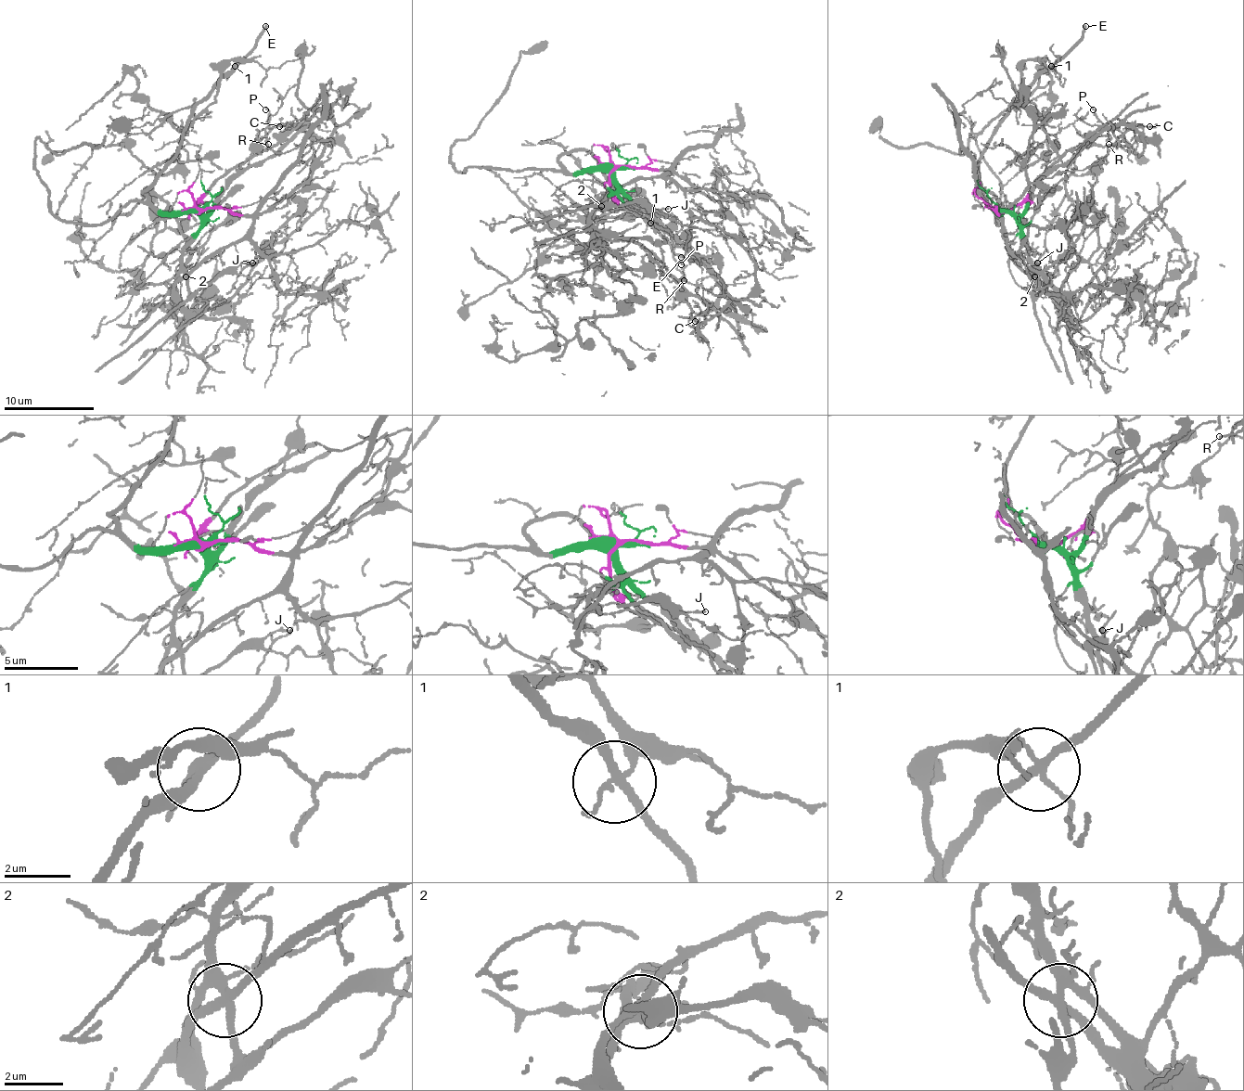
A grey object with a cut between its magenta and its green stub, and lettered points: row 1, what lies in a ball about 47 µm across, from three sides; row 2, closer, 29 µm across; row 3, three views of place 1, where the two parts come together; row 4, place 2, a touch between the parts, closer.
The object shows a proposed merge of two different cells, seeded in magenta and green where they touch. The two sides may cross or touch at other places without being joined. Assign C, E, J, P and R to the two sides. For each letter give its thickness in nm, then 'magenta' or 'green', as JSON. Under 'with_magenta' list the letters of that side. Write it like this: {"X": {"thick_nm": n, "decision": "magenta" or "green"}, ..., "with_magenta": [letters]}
{"C": {"thick_nm": 110, "decision": "green"}, "E": {"thick_nm": 240, "decision": "green"}, "J": {"thick_nm": 160, "decision": "green"}, "P": {"thick_nm": 120, "decision": "green"}, "R": {"thick_nm": 110, "decision": "green"}, "with_magenta": []}

